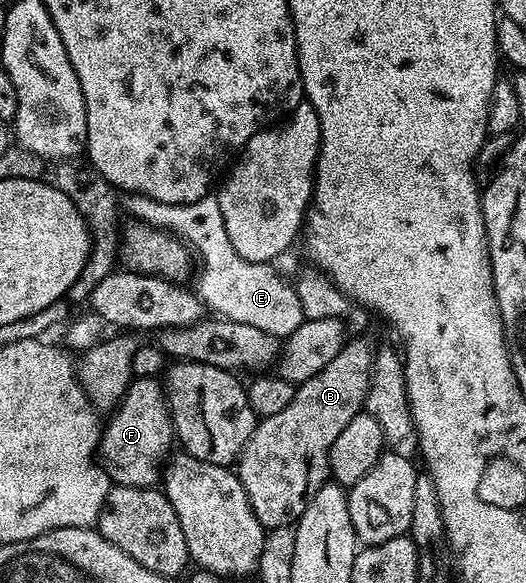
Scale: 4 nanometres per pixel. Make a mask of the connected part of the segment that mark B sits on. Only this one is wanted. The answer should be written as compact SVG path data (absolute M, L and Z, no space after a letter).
M348 337L341 352L330 364L325 364L317 376L309 376L309 380L296 385L293 400L289 400L289 405L282 412L256 421L253 436L237 459L237 473L257 520L268 531L279 530L282 526L294 527L305 512L309 500L313 500L315 493L328 481L327 457L333 448L333 440L337 440L345 424L349 424L349 420L353 420L353 416L364 409L371 387L371 369L375 366L376 353L376 347L371 347L369 339Z

